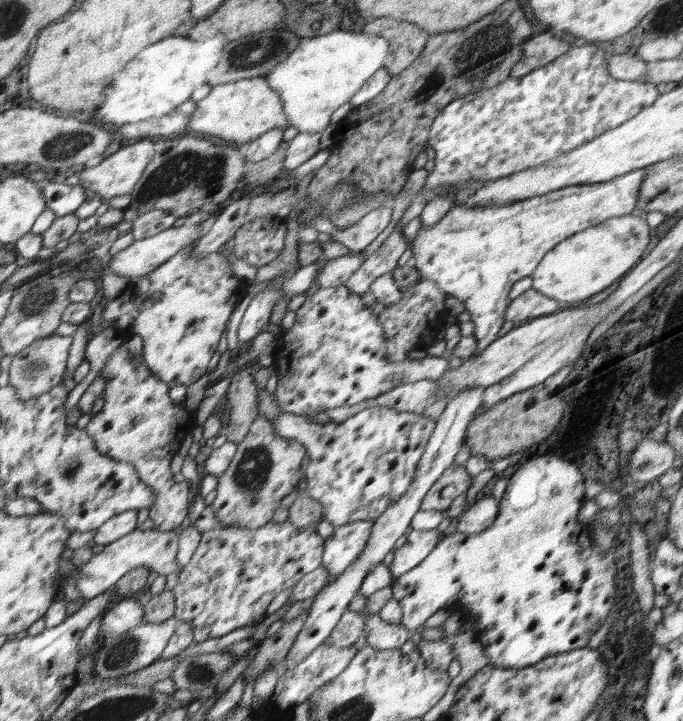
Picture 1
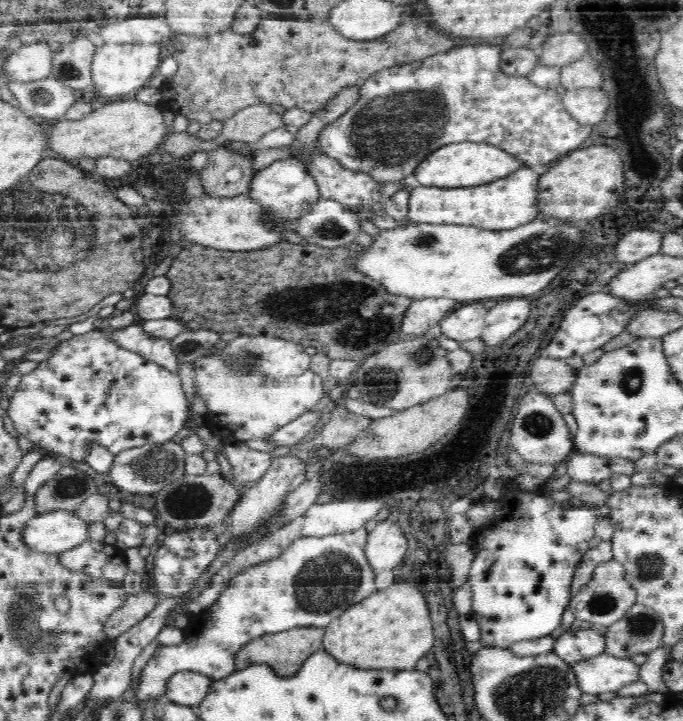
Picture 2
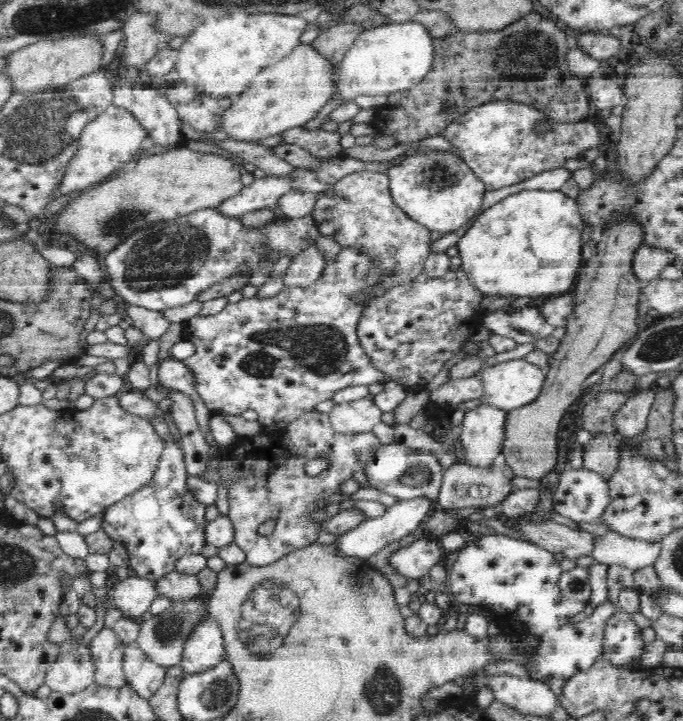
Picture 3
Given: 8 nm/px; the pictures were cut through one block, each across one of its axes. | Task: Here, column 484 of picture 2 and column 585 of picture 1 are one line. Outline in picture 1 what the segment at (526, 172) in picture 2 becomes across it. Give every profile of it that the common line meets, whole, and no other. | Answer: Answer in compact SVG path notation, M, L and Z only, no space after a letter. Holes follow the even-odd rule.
M648 168L632 170L631 173L614 178L612 181L568 186L556 192L541 194L522 199L510 204L469 207L454 205L435 225L422 226L416 237L409 239L412 244L412 264L420 279L433 280L440 290L456 297L464 303L475 326L476 350L470 357L474 358L498 337L498 331L506 319L507 306L510 304L510 292L515 282L531 276L540 260L565 238L582 232L592 226L608 221L610 218L635 213L639 200L640 188L647 177Z

